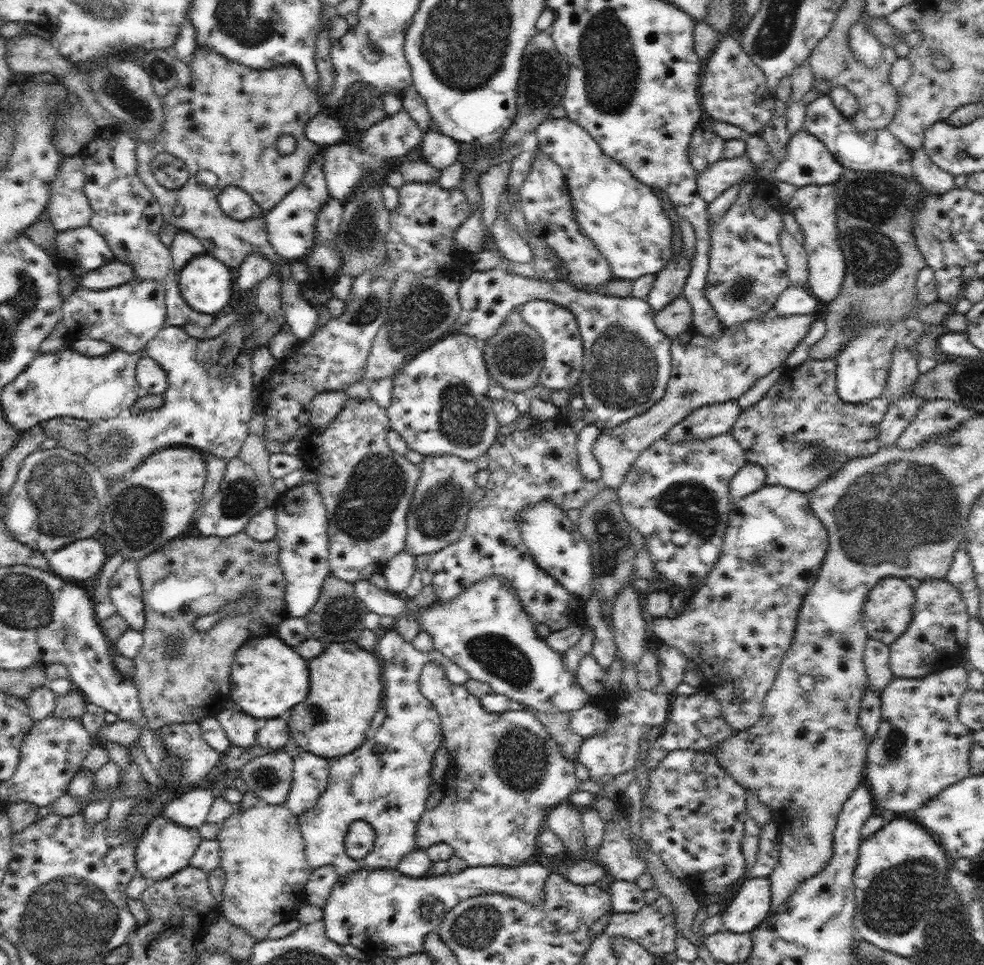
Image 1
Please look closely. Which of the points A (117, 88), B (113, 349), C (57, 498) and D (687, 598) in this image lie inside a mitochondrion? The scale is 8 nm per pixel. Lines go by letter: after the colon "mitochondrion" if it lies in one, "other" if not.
A: mitochondrion
B: other
C: mitochondrion
D: other

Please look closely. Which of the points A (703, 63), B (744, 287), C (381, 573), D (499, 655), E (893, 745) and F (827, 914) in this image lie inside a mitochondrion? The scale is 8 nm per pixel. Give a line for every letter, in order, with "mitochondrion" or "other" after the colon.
A: other
B: mitochondrion
C: other
D: mitochondrion
E: mitochondrion
F: other

